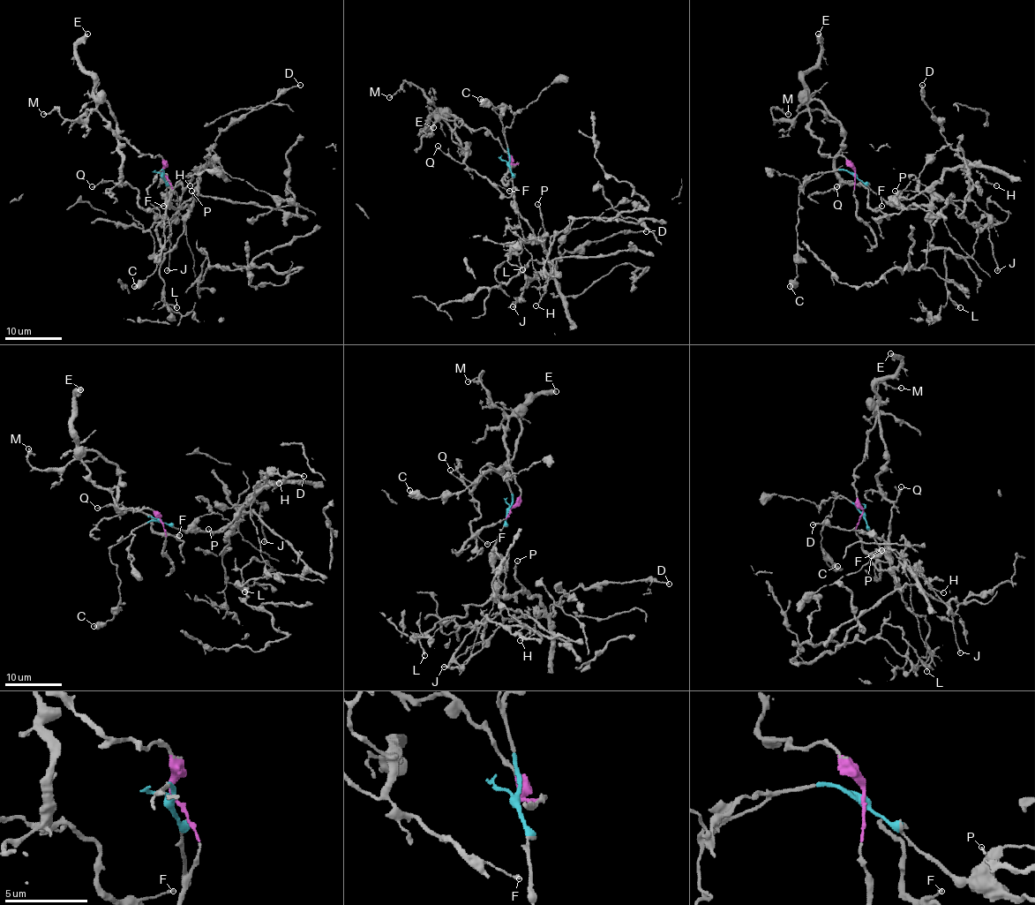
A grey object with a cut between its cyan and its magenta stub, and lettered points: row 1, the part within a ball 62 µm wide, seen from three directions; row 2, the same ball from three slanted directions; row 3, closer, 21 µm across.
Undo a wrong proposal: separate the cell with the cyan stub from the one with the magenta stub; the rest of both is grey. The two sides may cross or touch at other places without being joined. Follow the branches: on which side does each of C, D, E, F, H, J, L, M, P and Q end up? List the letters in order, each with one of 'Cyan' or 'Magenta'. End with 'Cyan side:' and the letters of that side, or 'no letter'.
C: Cyan
D: Cyan
E: Magenta
F: Magenta
H: Cyan
J: Cyan
L: Cyan
M: Magenta
P: Cyan
Q: Magenta
Cyan side: C, D, H, J, L, P

